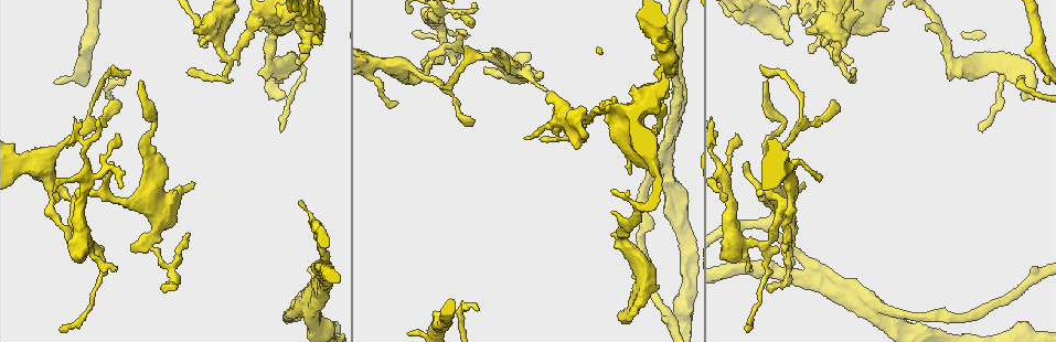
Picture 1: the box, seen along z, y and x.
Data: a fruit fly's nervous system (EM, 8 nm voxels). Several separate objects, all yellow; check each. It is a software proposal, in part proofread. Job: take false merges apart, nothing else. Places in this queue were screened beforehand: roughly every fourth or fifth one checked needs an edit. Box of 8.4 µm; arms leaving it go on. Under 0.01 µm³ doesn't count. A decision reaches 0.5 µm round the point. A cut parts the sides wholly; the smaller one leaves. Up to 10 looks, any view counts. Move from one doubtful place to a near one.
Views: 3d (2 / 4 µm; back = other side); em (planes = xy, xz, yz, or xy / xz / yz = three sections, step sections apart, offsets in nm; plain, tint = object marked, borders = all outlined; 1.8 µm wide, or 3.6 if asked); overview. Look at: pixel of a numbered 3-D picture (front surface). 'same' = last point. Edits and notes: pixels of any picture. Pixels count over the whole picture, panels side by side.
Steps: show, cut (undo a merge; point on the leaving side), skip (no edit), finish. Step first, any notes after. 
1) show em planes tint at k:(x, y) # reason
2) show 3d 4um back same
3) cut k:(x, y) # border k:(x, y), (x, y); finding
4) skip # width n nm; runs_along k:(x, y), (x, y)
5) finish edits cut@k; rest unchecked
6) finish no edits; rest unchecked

show 3d 2um at 1:(758, 195) # arms part here

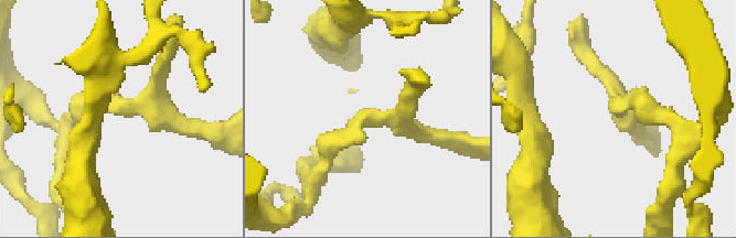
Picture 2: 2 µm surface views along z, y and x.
show em planes plain at 2:(619, 108) # now the EM

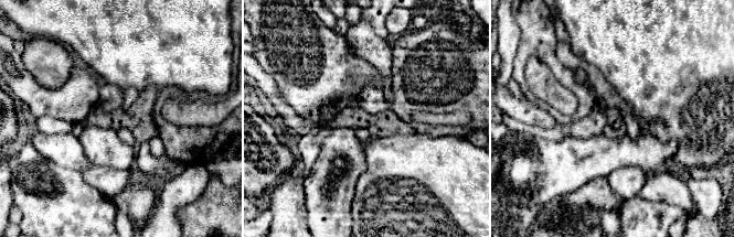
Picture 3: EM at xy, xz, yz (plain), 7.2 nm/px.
show em planes tint same

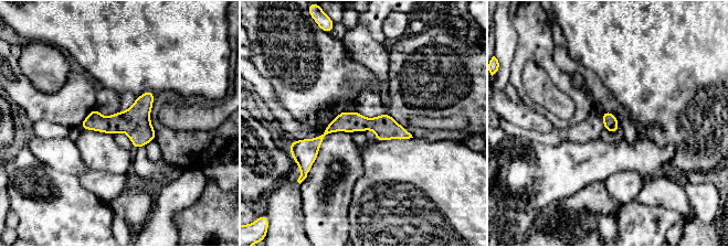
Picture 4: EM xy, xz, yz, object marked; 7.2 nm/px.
cut 4:(345, 121) # width 110 nm; border 4:(324, 130), (327, 133); two cells meet here

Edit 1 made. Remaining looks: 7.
show em xy step 8 tint at 1:(677, 100)

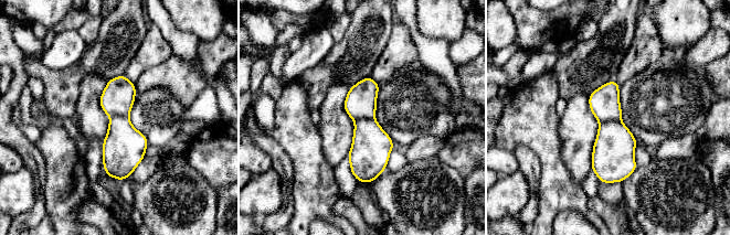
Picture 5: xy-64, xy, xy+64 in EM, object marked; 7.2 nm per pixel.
show em planes borders same

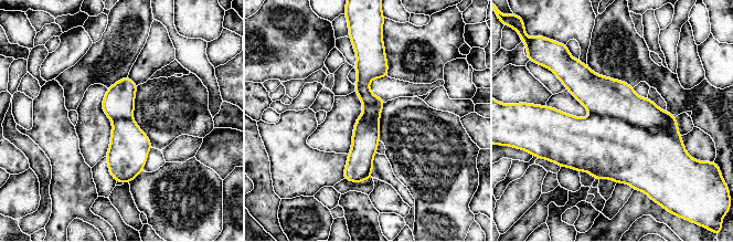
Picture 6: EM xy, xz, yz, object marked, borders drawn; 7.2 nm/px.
cut 6:(603, 96) # width 200 nm; border 6:(591, 113), (617, 117), (647, 129); two cells meet here

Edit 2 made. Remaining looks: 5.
show 3d 4um at 1:(566, 119)

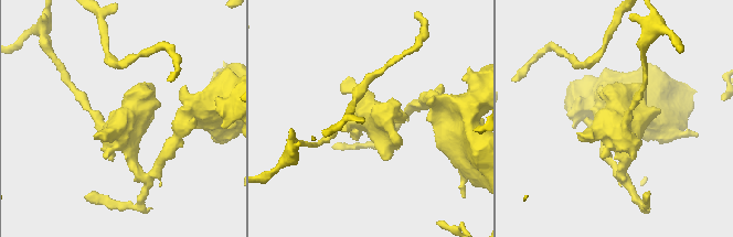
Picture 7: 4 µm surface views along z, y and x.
show em planes tint at 7:(369, 116) # need the tissue

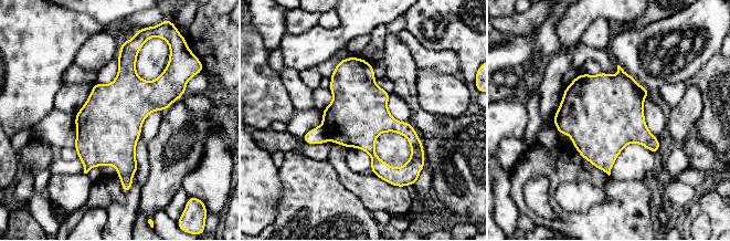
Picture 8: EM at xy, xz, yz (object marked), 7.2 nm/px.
cut 8:(318, 135) # border 8:(321, 125), (329, 139); a second cell is stuck on

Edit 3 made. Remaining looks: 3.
show overview

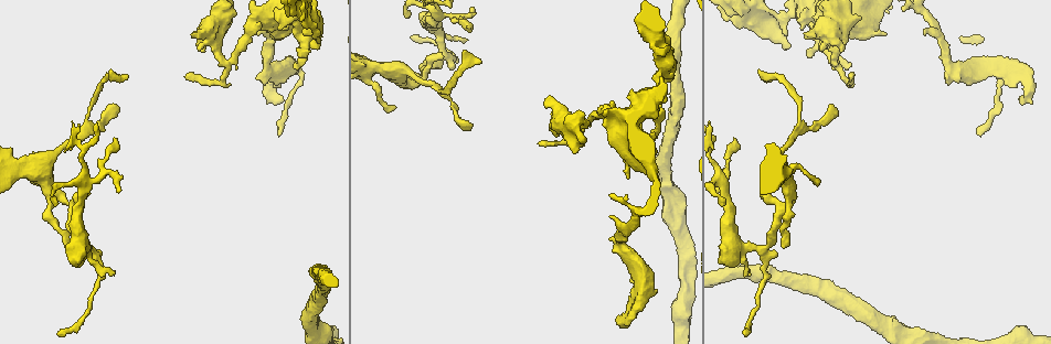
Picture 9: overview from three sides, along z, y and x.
show 3d 4um at 9:(781, 16) # thick turns thin

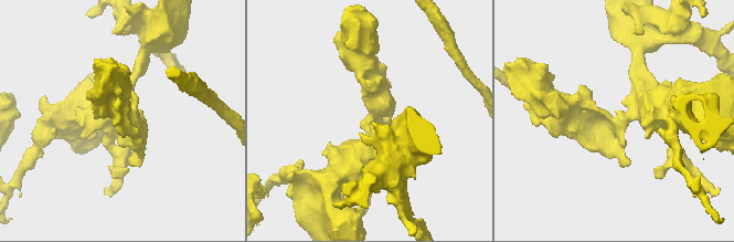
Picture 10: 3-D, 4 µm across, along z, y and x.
show em 3.6um planes tint at 10:(617, 121) # need the tissue

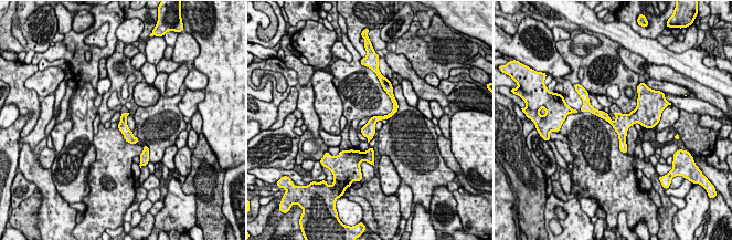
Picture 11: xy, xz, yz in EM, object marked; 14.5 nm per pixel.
skip # width 140 nm; runs_along 11:(598, 113), (612, 123), (649, 123); one cell here

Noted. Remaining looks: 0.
finish edits cut@4, cut@6, cut@8; rest unchecked

